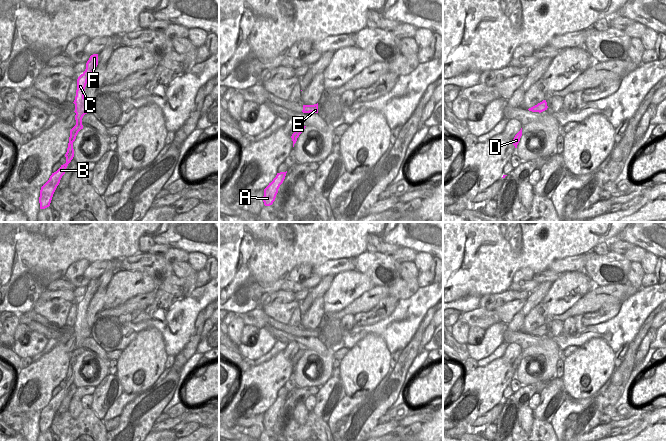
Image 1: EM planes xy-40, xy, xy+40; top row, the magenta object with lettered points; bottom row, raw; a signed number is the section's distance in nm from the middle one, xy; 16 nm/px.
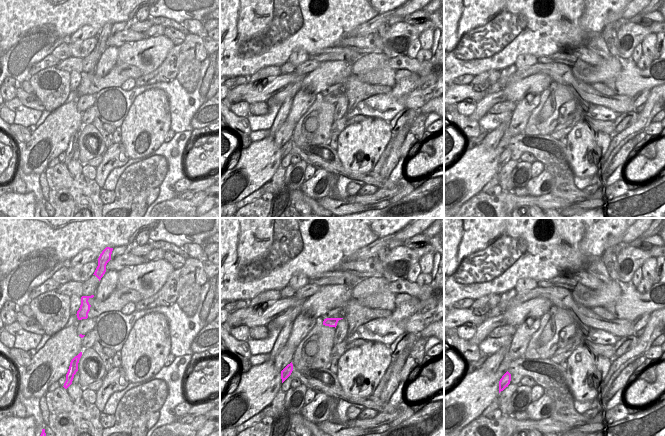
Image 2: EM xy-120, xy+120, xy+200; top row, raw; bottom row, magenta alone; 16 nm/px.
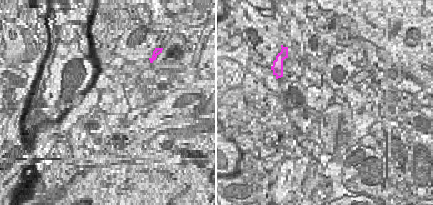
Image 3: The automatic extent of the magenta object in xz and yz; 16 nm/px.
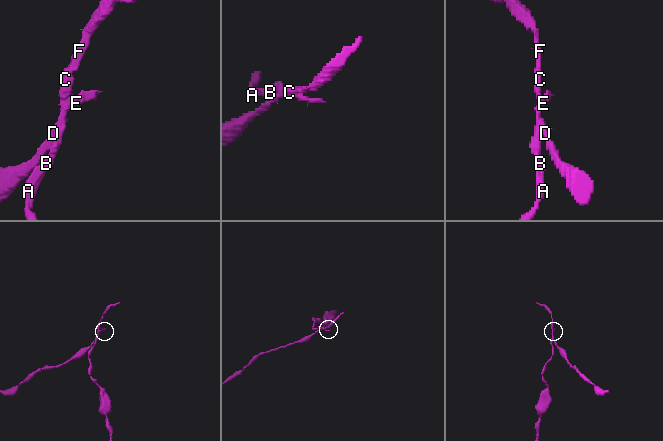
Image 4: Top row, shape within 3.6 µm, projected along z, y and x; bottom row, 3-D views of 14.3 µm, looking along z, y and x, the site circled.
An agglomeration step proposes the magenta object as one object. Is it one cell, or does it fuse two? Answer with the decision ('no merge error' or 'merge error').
merge error

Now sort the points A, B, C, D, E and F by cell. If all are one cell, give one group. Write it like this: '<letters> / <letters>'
A B C E F / D

